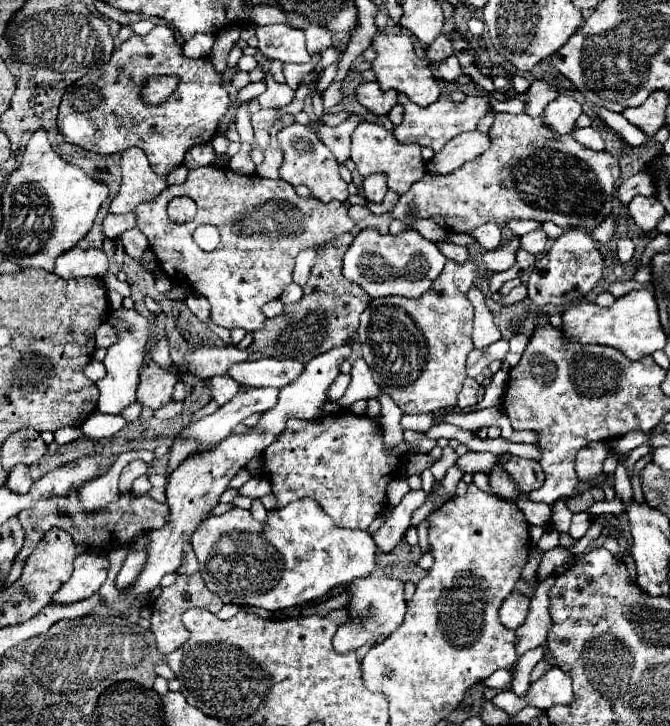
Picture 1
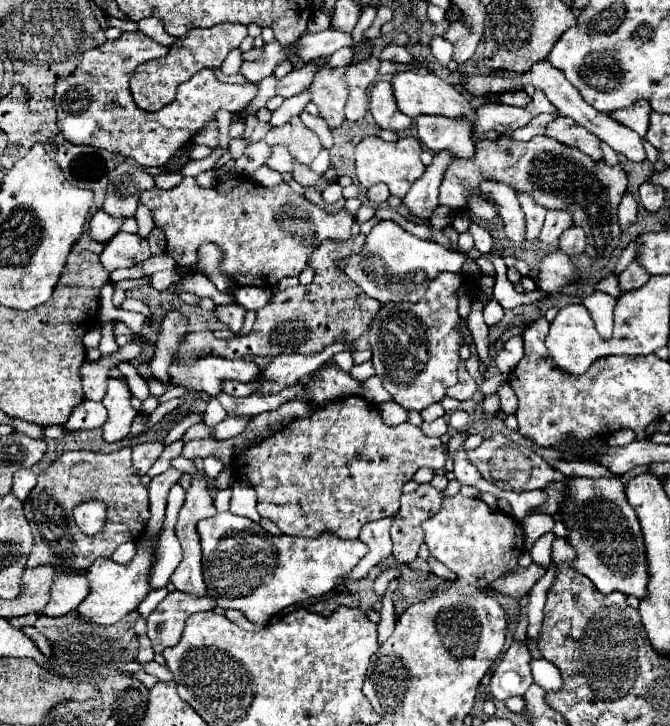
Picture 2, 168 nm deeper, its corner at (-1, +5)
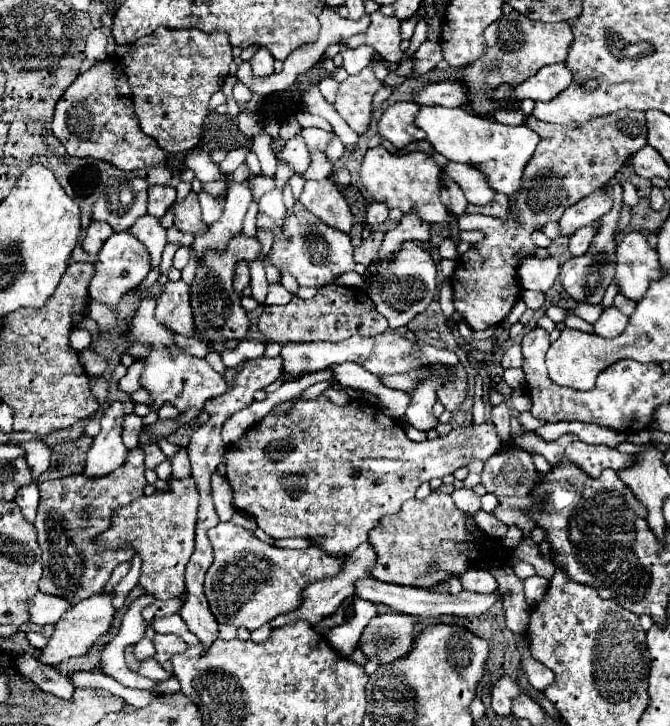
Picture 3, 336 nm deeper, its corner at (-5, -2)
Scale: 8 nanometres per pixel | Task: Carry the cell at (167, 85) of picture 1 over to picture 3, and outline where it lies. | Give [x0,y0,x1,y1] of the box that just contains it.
[122,28,232,152]

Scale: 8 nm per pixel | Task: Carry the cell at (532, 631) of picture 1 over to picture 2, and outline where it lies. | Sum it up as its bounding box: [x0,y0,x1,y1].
[490,643,534,701]

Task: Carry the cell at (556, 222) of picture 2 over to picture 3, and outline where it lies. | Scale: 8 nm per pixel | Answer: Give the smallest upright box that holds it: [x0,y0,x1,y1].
[558,190,612,236]

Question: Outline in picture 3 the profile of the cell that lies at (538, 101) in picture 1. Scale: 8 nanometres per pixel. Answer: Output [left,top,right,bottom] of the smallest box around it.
[494,108,526,126]

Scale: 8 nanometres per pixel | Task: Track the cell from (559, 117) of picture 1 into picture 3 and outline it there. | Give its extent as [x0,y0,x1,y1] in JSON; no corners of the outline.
[414,106,540,198]

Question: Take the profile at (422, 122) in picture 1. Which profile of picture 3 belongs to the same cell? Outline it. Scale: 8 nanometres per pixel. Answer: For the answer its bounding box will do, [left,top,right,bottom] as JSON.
[446,164,496,206]

